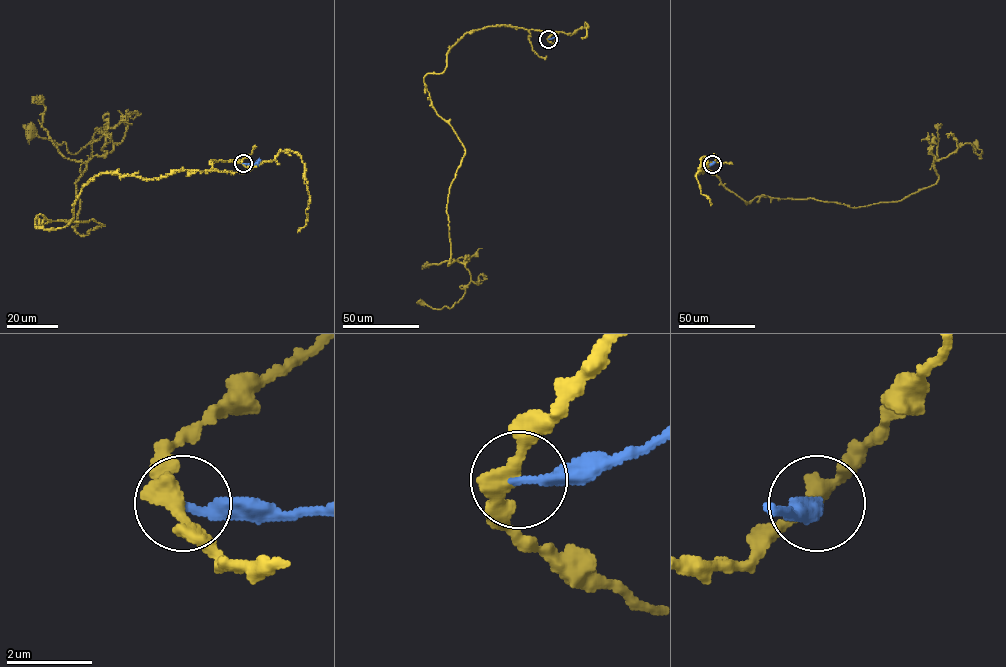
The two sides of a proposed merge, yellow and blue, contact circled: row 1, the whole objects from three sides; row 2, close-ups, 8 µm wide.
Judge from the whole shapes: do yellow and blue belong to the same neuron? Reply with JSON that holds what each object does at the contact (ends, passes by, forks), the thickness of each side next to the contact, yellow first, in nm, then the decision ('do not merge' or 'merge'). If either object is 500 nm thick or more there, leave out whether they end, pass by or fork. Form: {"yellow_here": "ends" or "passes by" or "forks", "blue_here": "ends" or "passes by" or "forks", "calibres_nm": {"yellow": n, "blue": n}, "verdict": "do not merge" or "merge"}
{"yellow_here": "passes by", "blue_here": "ends", "calibres_nm": {"yellow": 400, "blue": 240}, "verdict": "do not merge"}

